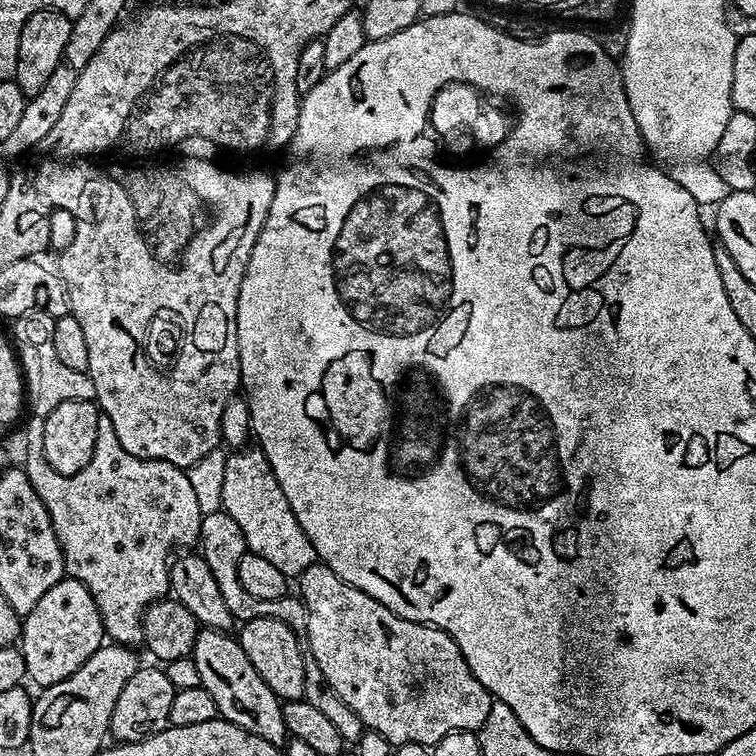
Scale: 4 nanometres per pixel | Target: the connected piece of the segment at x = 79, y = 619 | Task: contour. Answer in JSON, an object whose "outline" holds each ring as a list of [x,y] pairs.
{"outline":[[[65,578],[50,586],[50,590],[38,598],[38,606],[23,617],[18,649],[25,658],[27,679],[45,689],[70,678],[105,640],[104,623],[90,590],[86,590],[82,582]]]}

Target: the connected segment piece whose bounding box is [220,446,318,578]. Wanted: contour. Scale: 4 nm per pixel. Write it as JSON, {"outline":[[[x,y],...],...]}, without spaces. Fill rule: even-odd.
{"outline":[[[248,446],[231,453],[232,457],[224,464],[224,477],[220,480],[220,500],[222,511],[230,514],[242,529],[244,547],[249,552],[267,558],[282,574],[289,578],[299,578],[318,557],[310,538],[298,526],[278,478],[270,470],[270,462],[259,447]]]}

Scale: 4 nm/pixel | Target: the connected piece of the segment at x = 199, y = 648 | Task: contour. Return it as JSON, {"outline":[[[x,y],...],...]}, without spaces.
{"outline":[[[201,628],[191,658],[198,666],[200,687],[210,694],[210,698],[214,698],[219,719],[229,720],[234,726],[242,726],[242,730],[258,734],[258,738],[266,738],[266,742],[277,746],[289,739],[284,721],[284,704],[274,694],[274,690],[262,682],[258,670],[254,670],[250,658],[246,658],[246,650],[242,650],[235,635],[213,628]]]}

